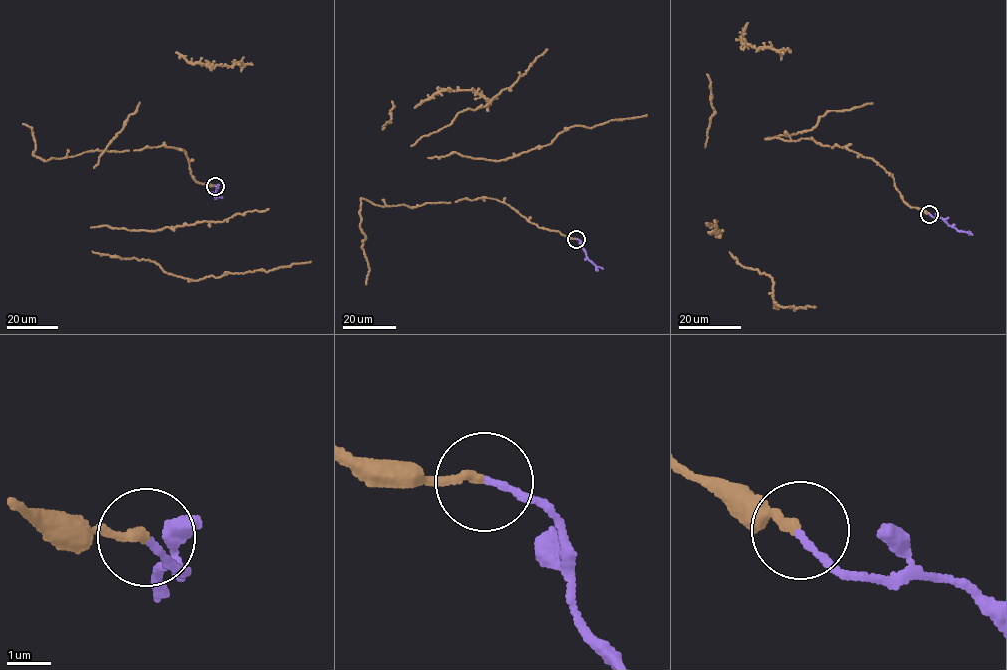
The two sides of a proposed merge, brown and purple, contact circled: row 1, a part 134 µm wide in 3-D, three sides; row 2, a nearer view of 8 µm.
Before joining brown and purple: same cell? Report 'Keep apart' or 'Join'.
Keep apart

